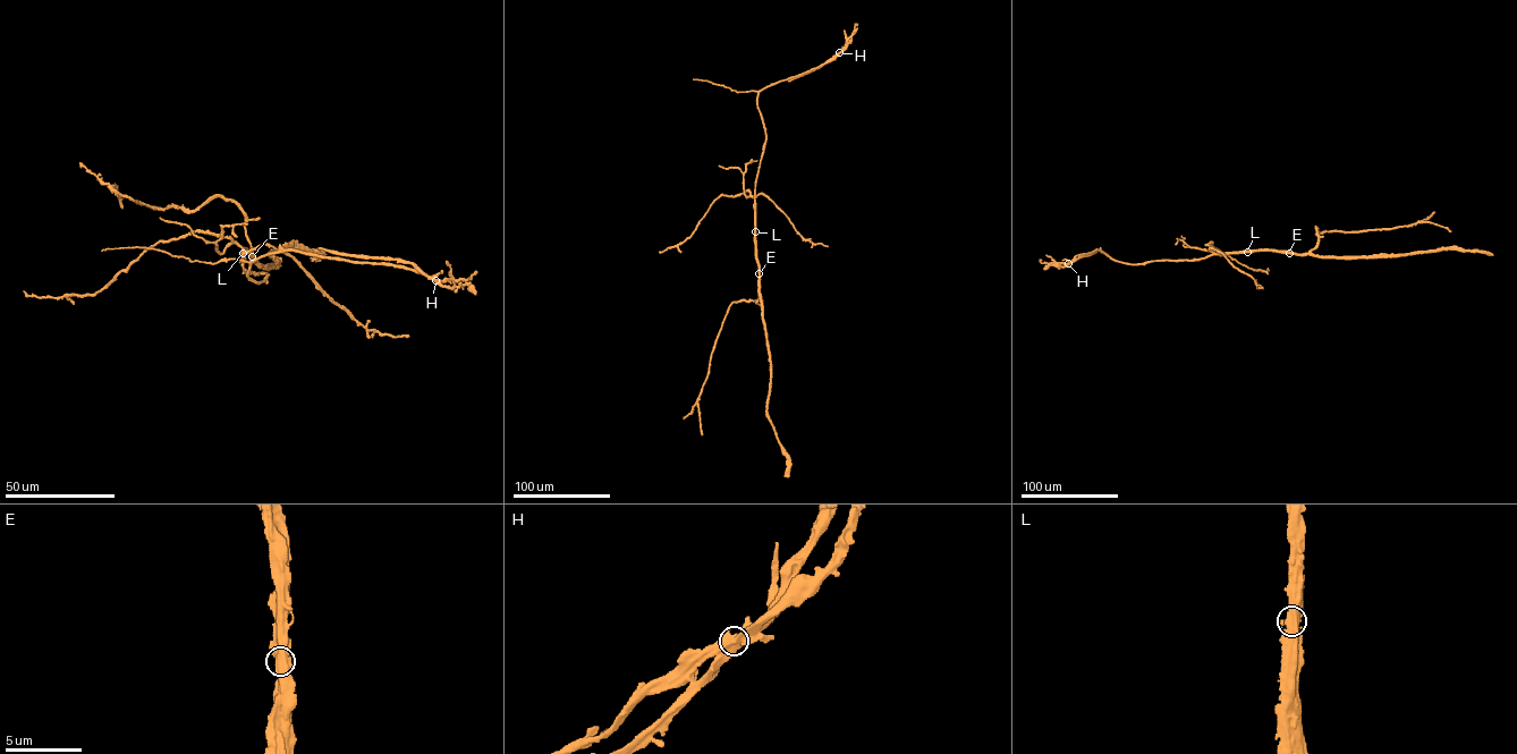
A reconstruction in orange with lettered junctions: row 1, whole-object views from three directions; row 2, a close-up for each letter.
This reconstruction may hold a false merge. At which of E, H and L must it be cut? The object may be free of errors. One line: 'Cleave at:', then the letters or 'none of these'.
Cleave at: H

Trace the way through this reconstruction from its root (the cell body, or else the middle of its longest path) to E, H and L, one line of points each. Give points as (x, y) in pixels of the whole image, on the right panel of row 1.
E: (1228, 253), (1289, 253)
H: (1228, 253), (1197, 260), (1127, 264), (1098, 251), (1068, 263)
L: (1228, 253), (1247, 252)

